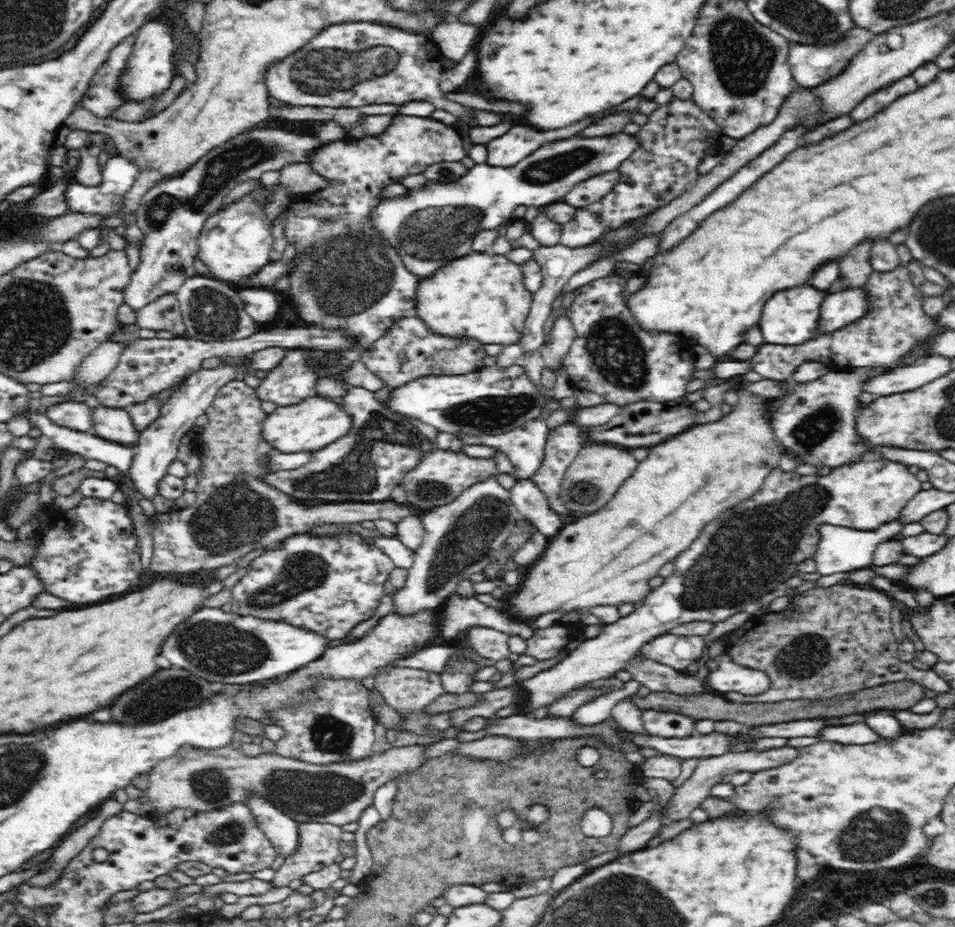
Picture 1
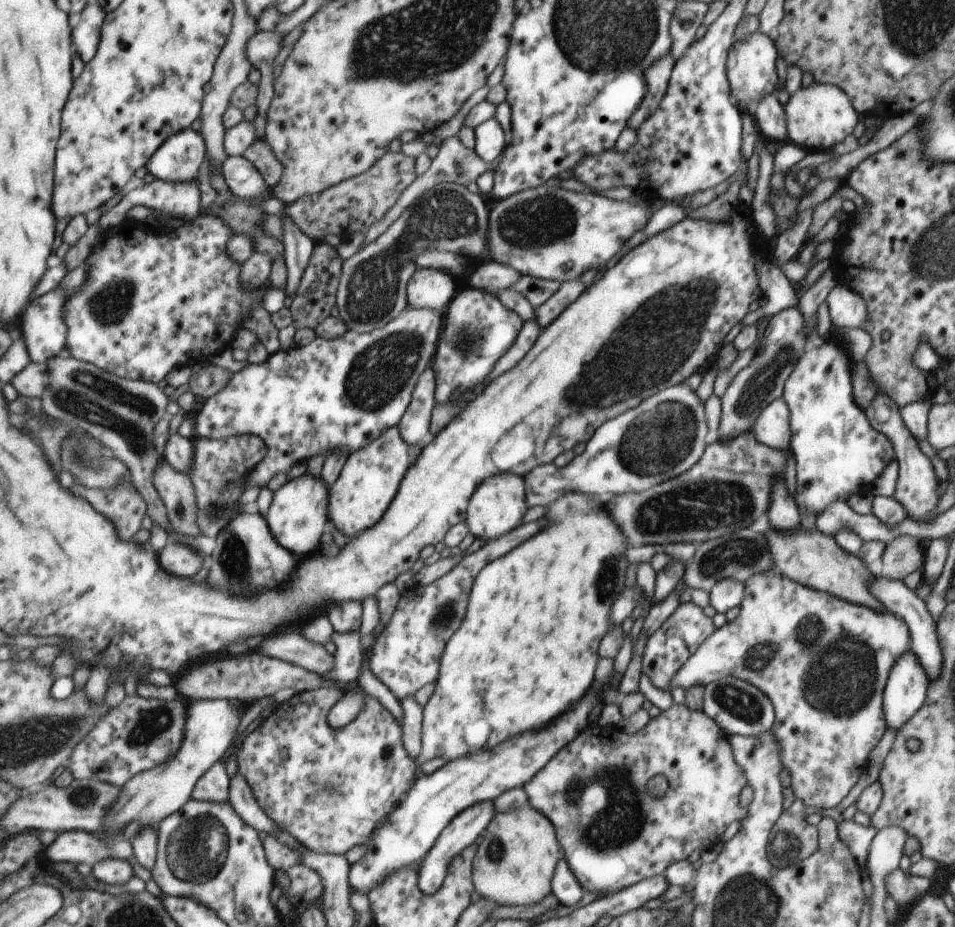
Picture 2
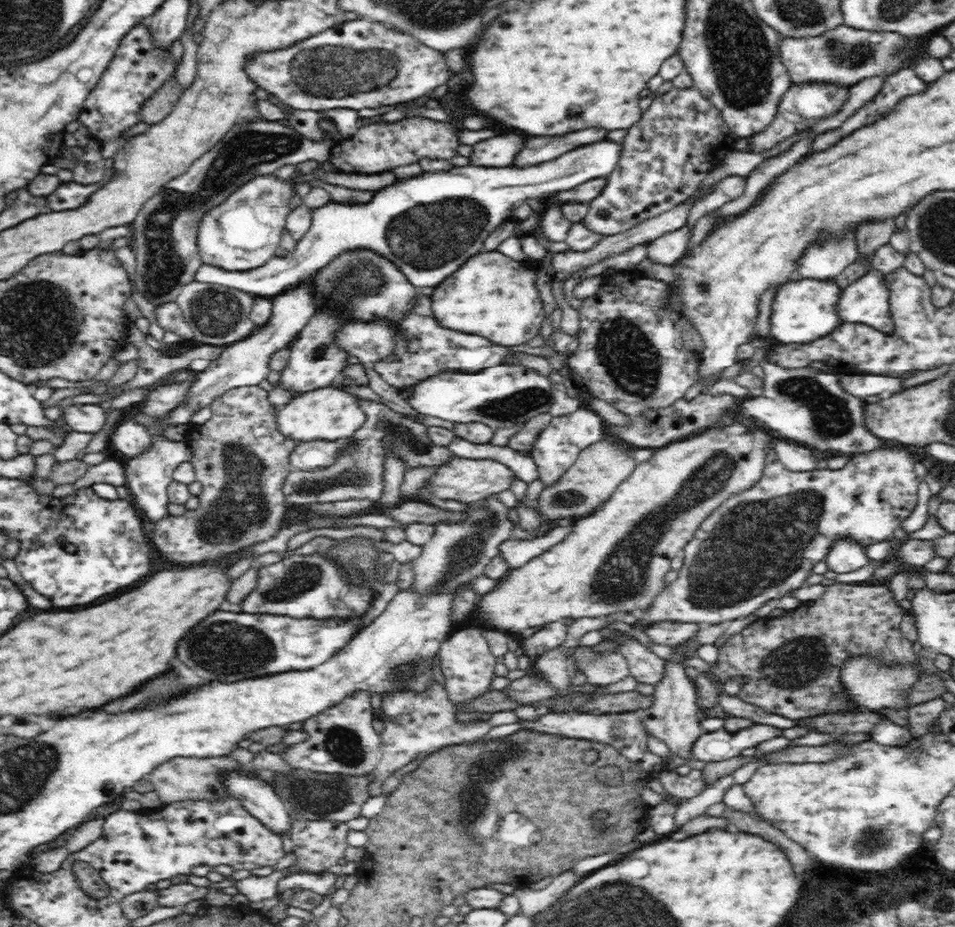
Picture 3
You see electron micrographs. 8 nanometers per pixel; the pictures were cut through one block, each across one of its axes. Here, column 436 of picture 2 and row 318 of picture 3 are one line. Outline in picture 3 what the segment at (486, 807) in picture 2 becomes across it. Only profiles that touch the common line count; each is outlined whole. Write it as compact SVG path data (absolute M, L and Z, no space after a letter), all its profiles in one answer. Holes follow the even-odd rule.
M870 269L842 290L838 316L848 326L861 323L882 332L894 330L888 310L888 287L883 273Z

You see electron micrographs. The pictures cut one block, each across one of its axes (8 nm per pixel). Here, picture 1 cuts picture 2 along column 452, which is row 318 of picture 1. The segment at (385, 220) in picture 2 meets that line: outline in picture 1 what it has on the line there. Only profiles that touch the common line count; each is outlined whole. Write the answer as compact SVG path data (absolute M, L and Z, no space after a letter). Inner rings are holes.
M162 295L150 304L136 311L135 325L138 333L144 330L168 331L174 336L184 336L186 333L183 314L176 295Z

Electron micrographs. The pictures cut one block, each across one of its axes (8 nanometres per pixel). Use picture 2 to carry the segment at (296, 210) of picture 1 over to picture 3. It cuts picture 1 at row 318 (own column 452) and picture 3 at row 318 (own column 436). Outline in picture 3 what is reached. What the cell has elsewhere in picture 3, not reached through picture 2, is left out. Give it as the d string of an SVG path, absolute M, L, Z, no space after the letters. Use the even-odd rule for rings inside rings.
M356 248L336 256L327 266L312 274L312 278L314 295L318 298L317 308L340 312L340 317L347 323L384 320L397 326L417 302L416 287L406 275L371 248Z

